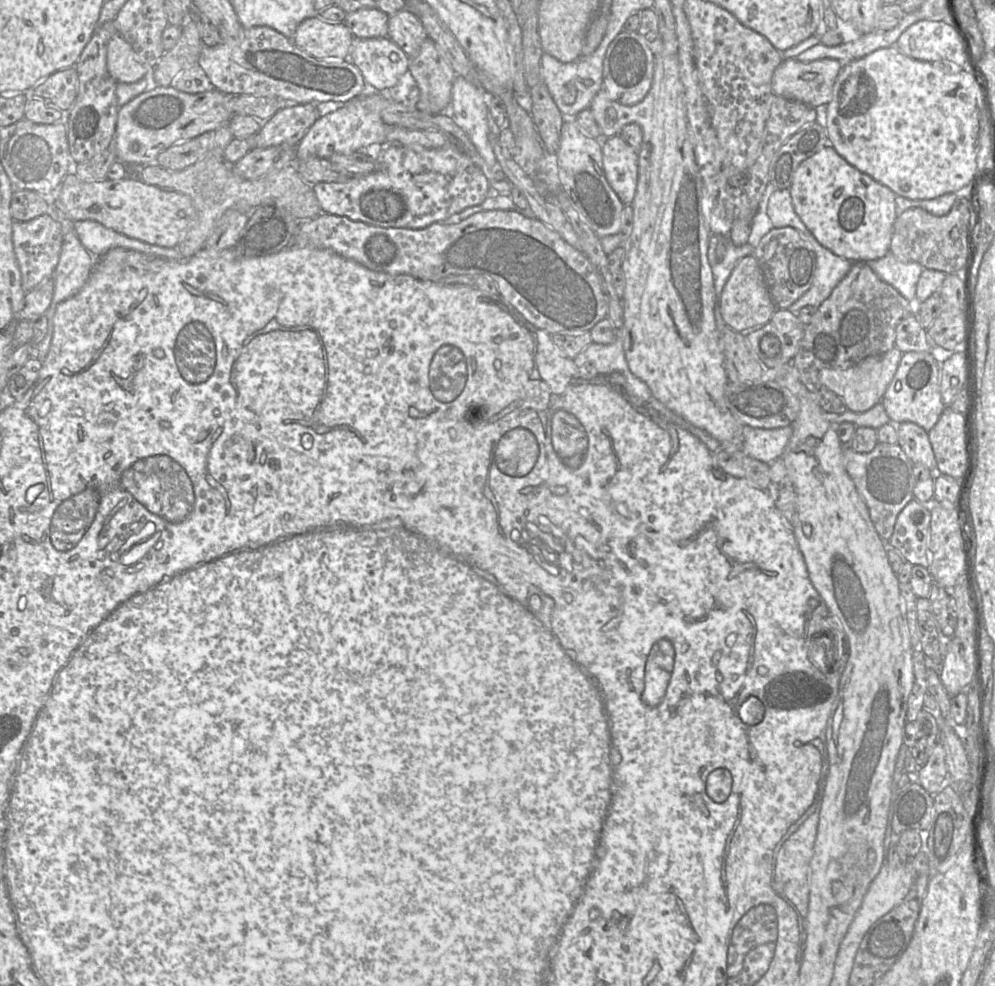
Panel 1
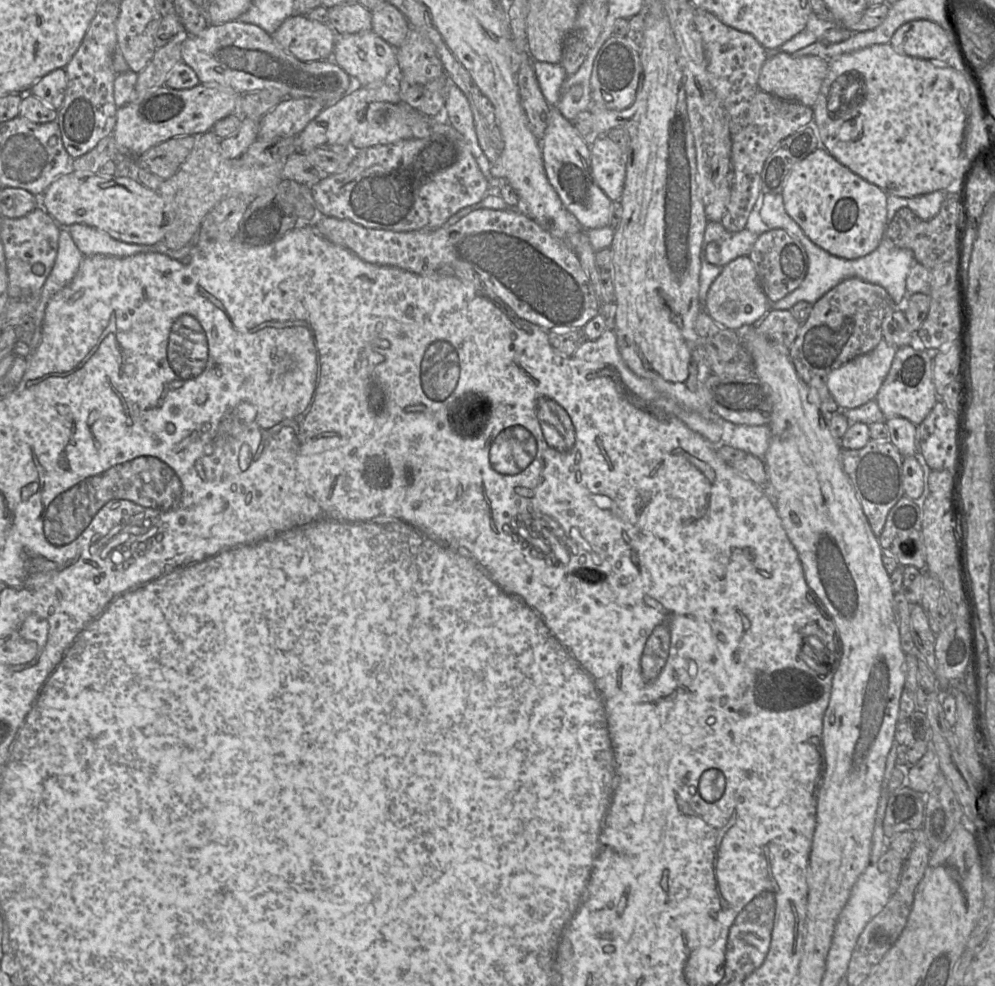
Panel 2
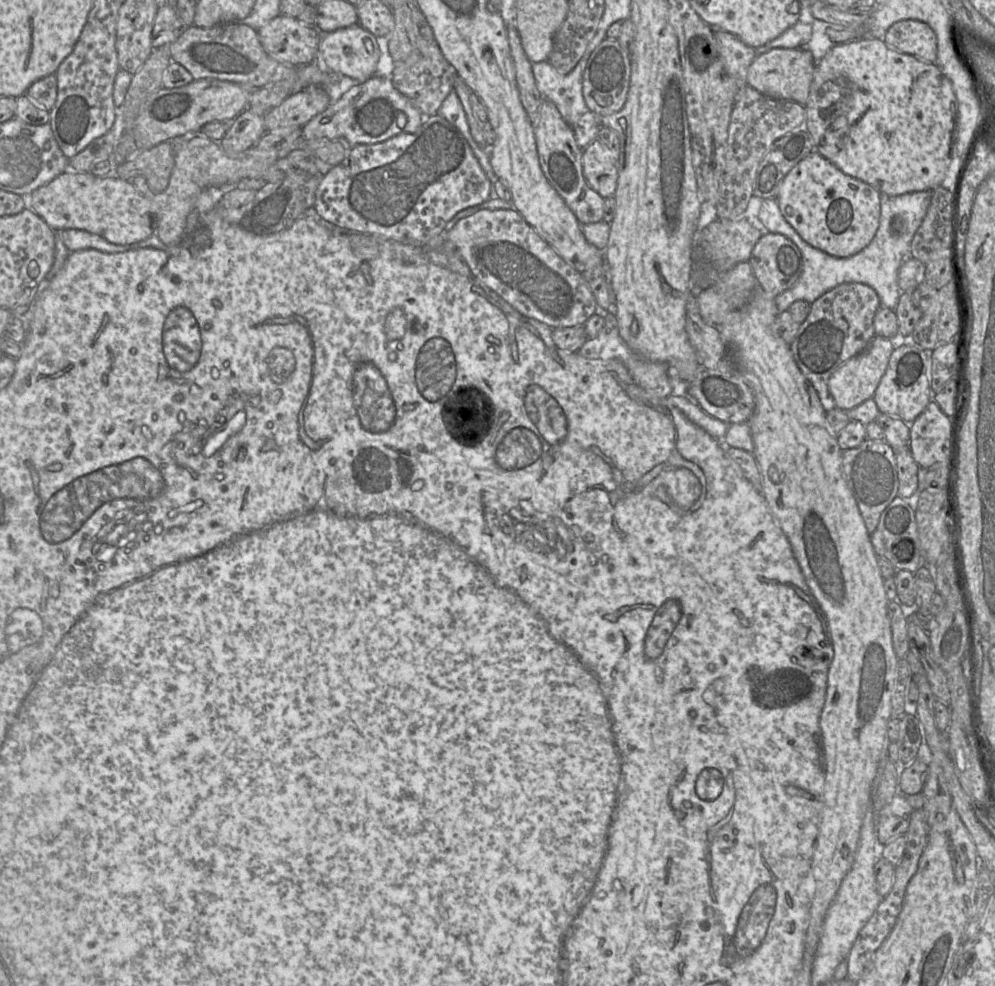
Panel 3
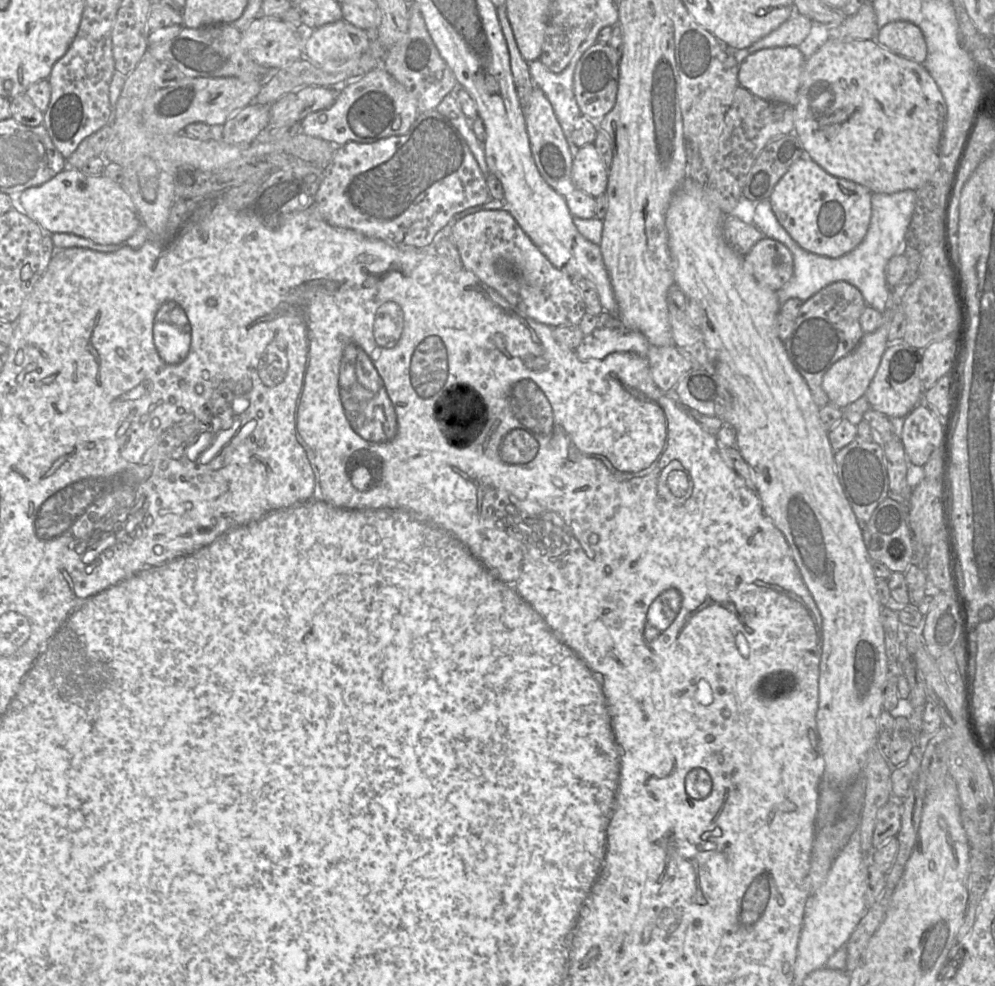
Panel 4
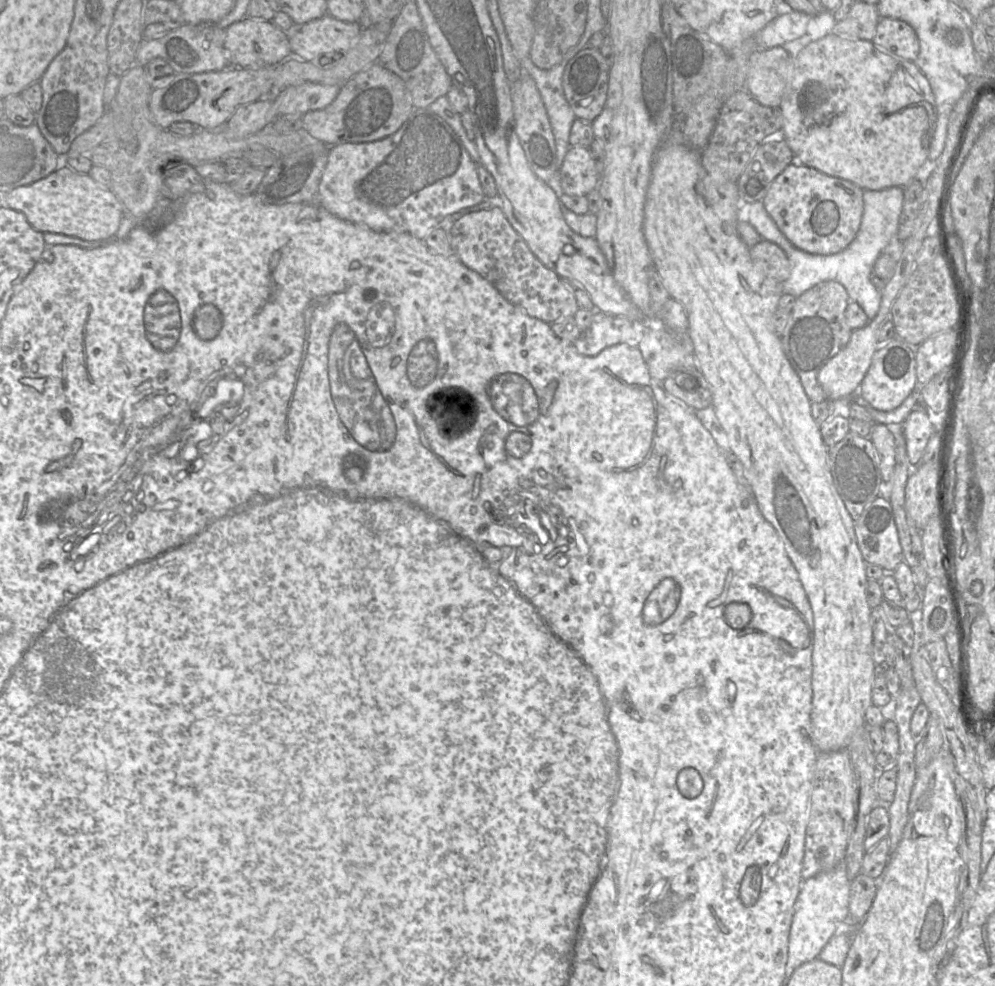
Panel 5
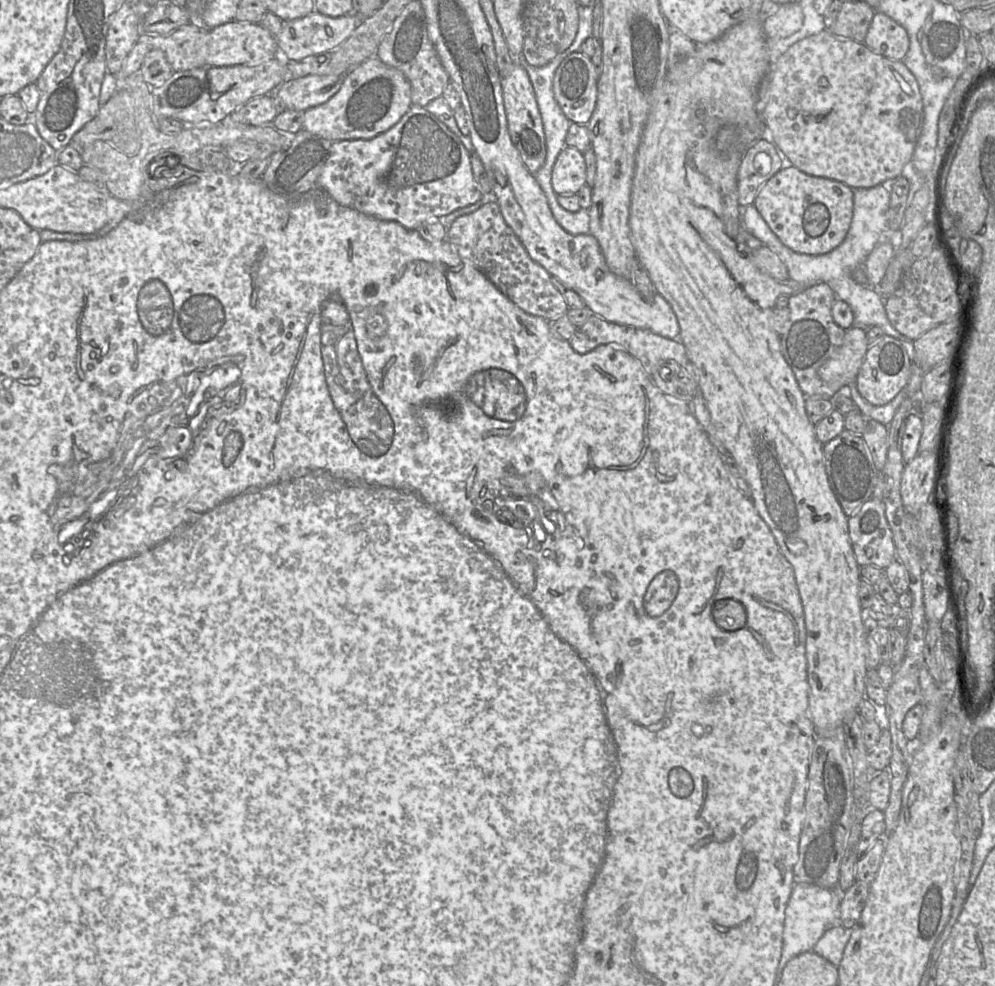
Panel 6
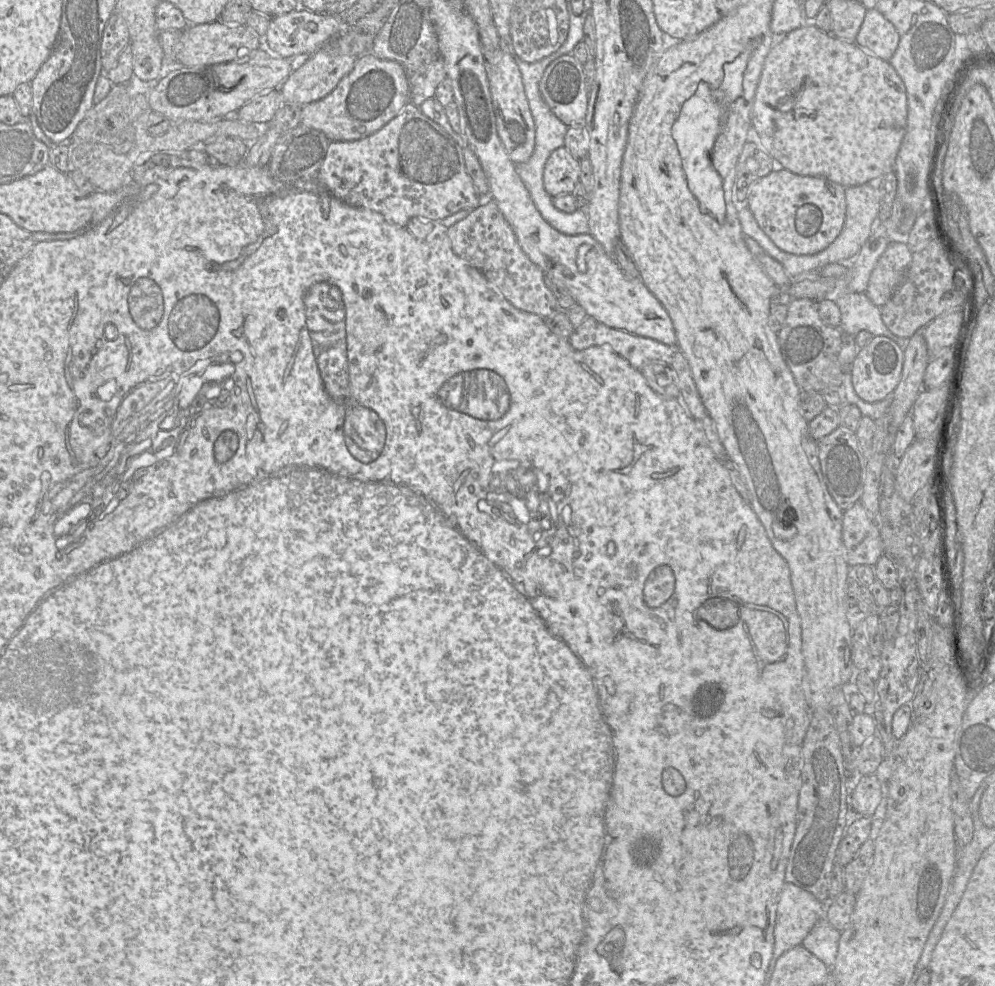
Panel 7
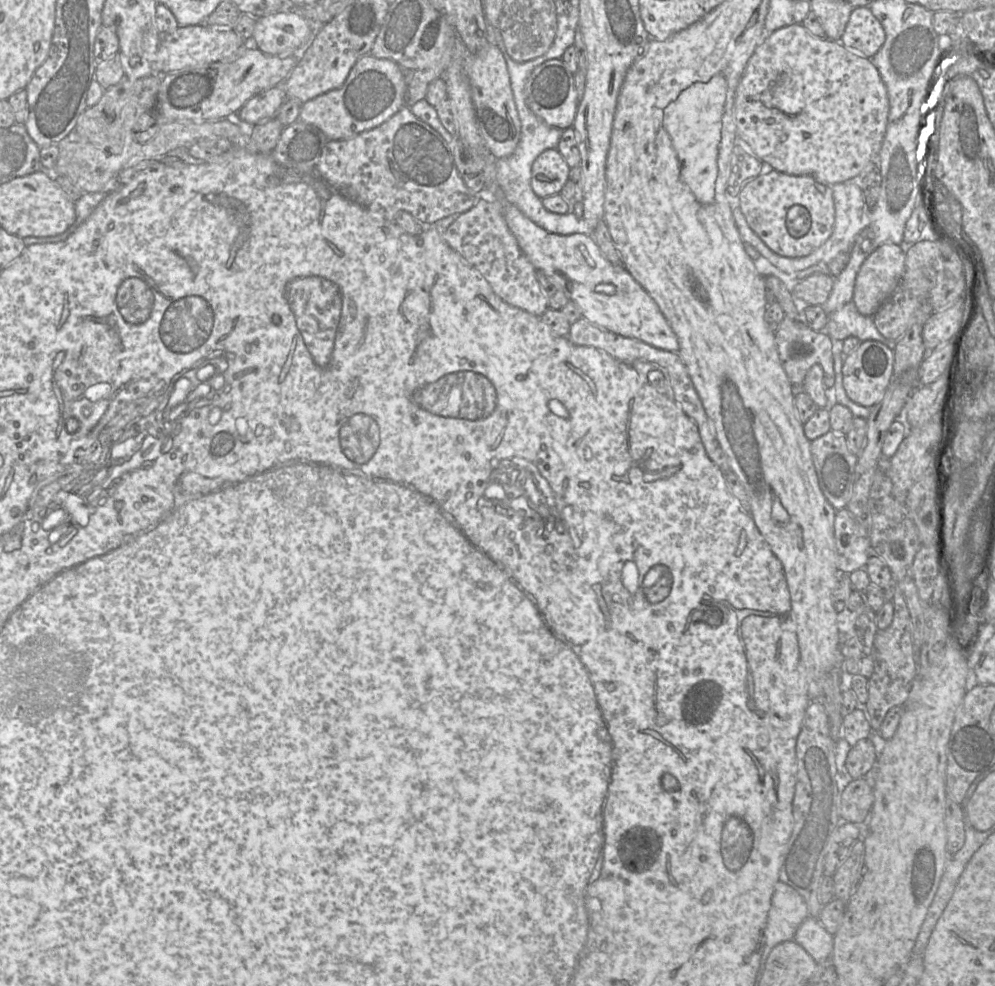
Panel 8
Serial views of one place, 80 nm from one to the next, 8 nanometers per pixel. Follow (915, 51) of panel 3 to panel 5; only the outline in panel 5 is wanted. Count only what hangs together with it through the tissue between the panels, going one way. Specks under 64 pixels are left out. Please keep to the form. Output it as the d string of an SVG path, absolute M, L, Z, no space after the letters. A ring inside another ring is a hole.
M880 17L872 42L889 54L912 62L918 57L920 50L915 30L896 18Z

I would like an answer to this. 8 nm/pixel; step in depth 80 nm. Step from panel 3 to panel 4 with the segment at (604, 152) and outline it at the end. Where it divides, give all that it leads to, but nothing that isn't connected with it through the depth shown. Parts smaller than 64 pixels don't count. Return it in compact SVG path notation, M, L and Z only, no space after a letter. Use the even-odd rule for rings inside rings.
M593 143L575 148L572 179L577 189L594 198L606 192L608 167Z

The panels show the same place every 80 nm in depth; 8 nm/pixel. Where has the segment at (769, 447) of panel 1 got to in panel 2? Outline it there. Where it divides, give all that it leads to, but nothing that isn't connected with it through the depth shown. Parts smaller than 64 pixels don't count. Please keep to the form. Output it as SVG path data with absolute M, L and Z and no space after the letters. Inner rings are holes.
M768 425L732 426L727 435L727 445L764 459L770 445L771 430Z

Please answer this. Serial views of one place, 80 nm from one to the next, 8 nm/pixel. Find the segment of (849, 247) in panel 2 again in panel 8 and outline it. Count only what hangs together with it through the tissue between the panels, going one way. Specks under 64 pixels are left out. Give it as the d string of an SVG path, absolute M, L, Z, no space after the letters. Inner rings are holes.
M772 169L746 182L739 193L739 208L749 227L773 252L785 257L801 257L812 253L832 234L835 207L832 185L823 184L812 176L797 176Z

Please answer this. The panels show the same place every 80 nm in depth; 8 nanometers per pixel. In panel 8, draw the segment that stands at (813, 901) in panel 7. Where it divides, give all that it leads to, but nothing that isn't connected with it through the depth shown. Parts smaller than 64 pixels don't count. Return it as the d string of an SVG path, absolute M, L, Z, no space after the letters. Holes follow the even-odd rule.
M777 881L764 925L764 951L793 940L797 929L809 916L803 897L788 884Z

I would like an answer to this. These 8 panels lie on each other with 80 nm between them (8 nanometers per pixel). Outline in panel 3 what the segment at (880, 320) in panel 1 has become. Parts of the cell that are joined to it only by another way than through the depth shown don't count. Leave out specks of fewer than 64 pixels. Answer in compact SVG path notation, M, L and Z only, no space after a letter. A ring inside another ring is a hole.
M843 283L827 291L814 302L789 348L797 366L816 390L824 410L834 409L828 389L833 372L843 363L864 351L876 336L874 317L881 307L876 291L861 283Z

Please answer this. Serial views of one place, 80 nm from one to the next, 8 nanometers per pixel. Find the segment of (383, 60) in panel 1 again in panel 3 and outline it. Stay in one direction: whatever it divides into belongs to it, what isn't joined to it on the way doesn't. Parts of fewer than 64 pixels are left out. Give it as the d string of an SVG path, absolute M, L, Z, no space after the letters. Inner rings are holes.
M356 24L330 33L323 33L319 43L317 61L320 61L324 67L360 83L376 74L380 56L377 37Z

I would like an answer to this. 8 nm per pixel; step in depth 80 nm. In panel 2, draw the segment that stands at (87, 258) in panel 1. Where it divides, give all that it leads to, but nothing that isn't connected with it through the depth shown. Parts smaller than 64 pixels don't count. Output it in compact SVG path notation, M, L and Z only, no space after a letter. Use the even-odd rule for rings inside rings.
M60 229L54 266L37 295L37 306L29 314L36 327L42 327L48 302L73 280L83 259L84 255L76 246L71 235L66 230Z

